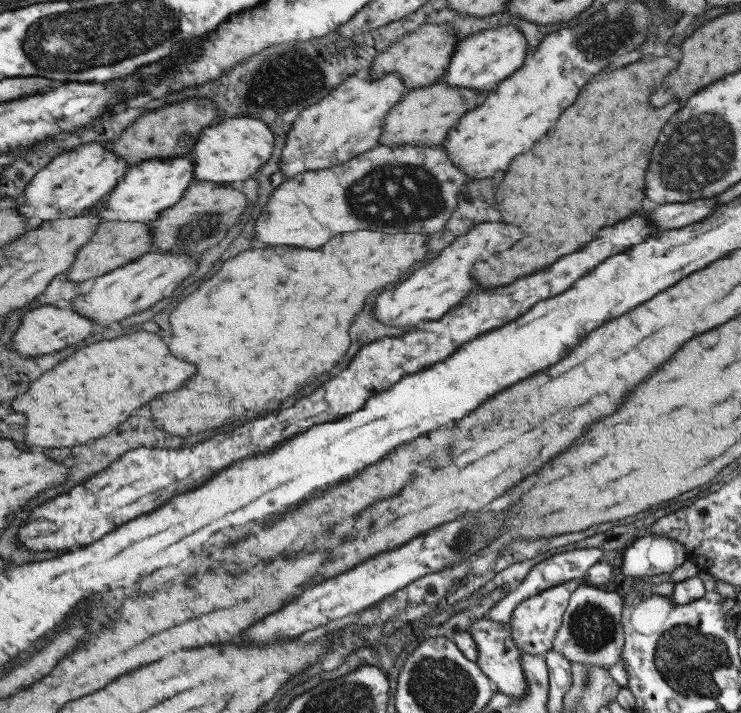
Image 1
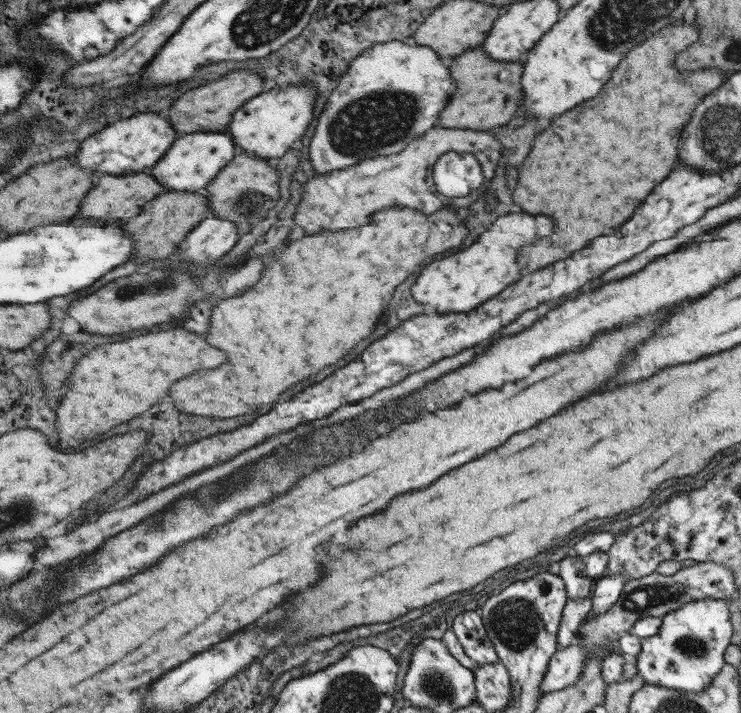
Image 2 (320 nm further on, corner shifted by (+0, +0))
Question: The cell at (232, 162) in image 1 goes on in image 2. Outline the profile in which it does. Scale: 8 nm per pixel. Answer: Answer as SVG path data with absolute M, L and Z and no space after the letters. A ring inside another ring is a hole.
M309 84L285 86L262 91L245 101L230 118L226 131L232 136L238 150L260 159L275 161L300 138L313 118L315 90Z

